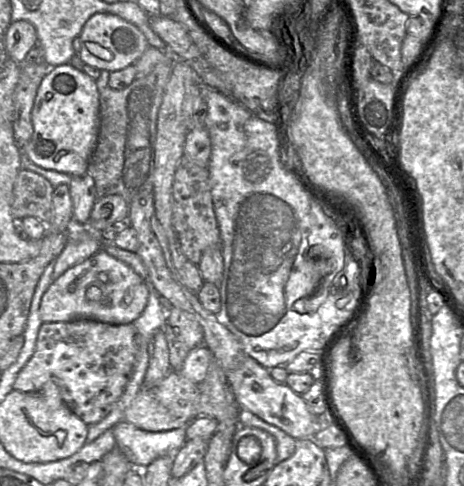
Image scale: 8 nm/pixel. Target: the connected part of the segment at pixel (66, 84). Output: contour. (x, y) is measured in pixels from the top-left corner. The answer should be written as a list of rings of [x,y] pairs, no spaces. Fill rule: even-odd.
[[[70,63],[52,67],[35,96],[31,120],[33,134],[22,152],[47,170],[81,176],[87,173],[95,150],[100,125],[100,92],[96,80]]]

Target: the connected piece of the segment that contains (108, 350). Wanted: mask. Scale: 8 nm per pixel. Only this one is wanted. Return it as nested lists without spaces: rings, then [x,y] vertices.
[[[76,319],[69,322],[42,323],[38,332],[35,351],[32,357],[26,363],[26,365],[18,373],[15,382],[13,384],[13,388],[14,390],[17,391],[31,393],[41,390],[45,384],[47,384],[48,382],[52,382],[59,389],[60,395],[65,405],[78,418],[80,418],[87,426],[96,424],[100,422],[102,419],[104,419],[110,413],[110,411],[113,409],[113,406],[119,400],[119,398],[122,396],[124,392],[124,389],[129,381],[135,363],[136,350],[137,350],[136,337],[137,337],[136,329],[133,324],[112,325],[92,319]]]

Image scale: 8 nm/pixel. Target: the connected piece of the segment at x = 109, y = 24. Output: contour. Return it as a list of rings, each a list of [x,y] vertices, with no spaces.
[[[109,13],[92,15],[84,24],[79,38],[81,48],[78,55],[84,64],[109,72],[133,65],[149,46],[145,35],[137,26]]]

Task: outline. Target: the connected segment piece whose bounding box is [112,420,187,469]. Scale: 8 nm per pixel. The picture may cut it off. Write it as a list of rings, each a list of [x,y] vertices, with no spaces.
[[[124,420],[117,423],[112,432],[116,448],[136,468],[144,469],[155,459],[174,455],[186,442],[185,427],[169,431],[148,432]]]

